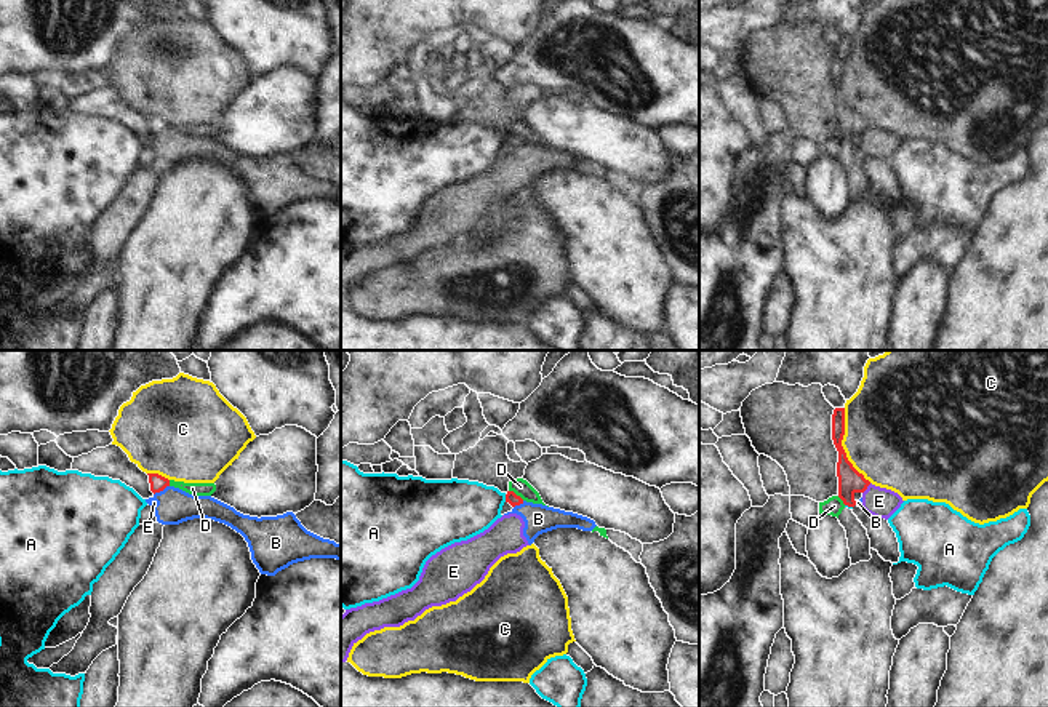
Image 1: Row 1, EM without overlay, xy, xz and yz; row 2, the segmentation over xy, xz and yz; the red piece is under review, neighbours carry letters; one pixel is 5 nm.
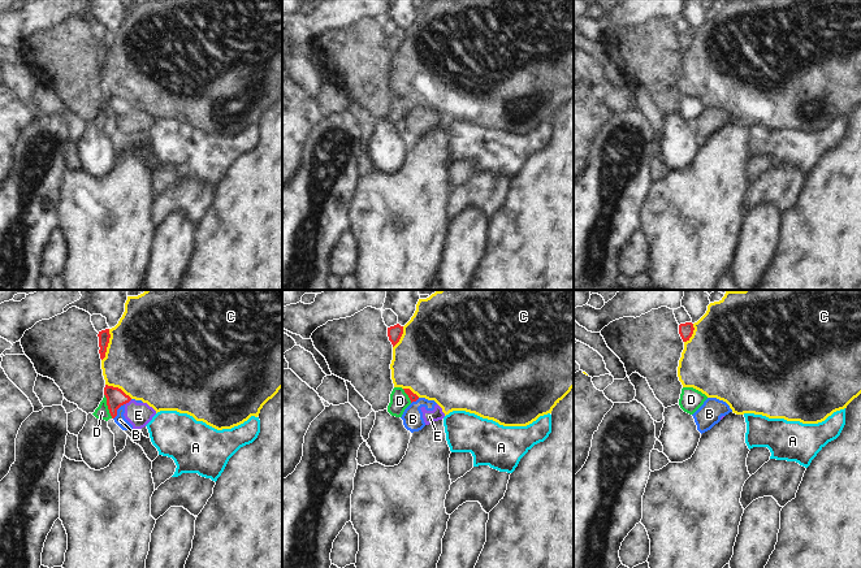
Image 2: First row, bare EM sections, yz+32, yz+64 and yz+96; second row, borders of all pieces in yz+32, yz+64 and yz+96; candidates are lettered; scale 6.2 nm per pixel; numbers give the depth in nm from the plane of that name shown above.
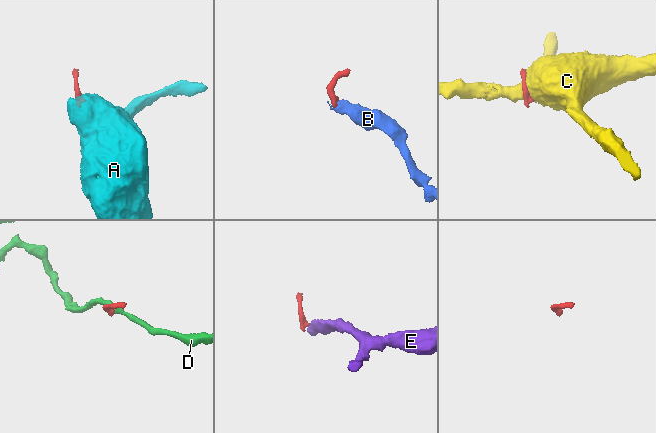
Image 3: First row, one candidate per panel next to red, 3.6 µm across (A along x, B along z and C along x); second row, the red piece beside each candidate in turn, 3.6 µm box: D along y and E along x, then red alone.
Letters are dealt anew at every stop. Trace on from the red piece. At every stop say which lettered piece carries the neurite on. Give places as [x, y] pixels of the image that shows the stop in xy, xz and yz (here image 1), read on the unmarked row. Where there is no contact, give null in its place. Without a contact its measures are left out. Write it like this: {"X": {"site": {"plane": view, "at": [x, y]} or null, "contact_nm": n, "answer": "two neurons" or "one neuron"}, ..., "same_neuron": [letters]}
{"A": {"site": {"plane": "xz", "at": [506, 139]}, "contact_nm": 40, "answer": "two neurons"}, "B": {"site": {"plane": "xy", "at": [160, 131]}, "contact_nm": 90, "answer": "two neurons"}, "C": {"site": {"plane": "yz", "at": [842, 88]}, "contact_nm": 400, "answer": "two neurons"}, "D": {"site": {"plane": "xz", "at": [516, 136]}, "contact_nm": 90, "answer": "two neurons"}, "E": {"site": {"plane": "yz", "at": [866, 130]}, "contact_nm": 70, "answer": "two neurons"}, "same_neuron": []}

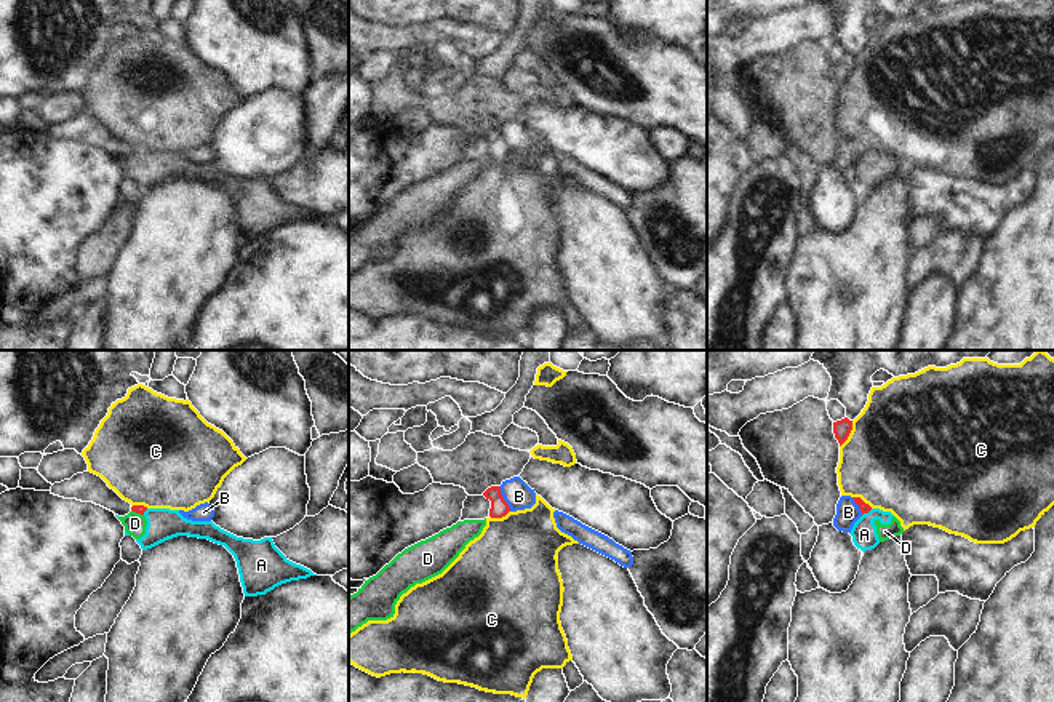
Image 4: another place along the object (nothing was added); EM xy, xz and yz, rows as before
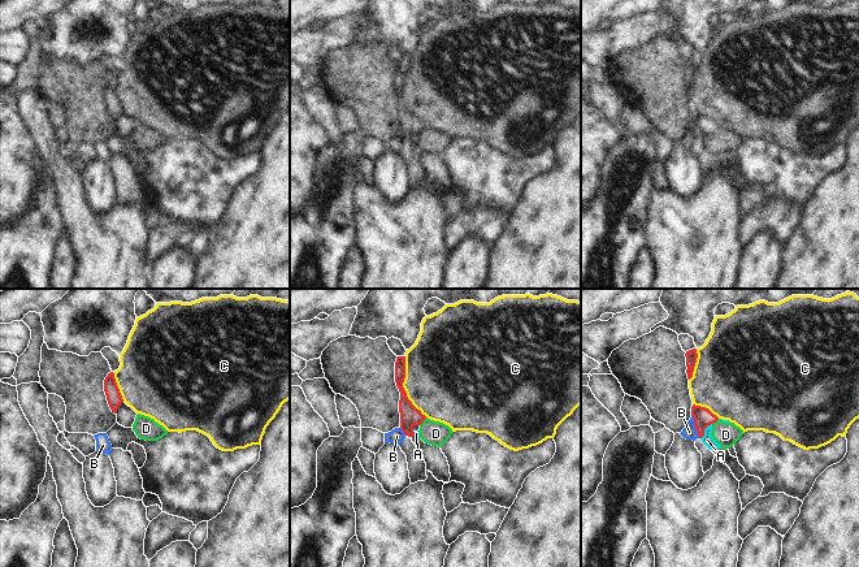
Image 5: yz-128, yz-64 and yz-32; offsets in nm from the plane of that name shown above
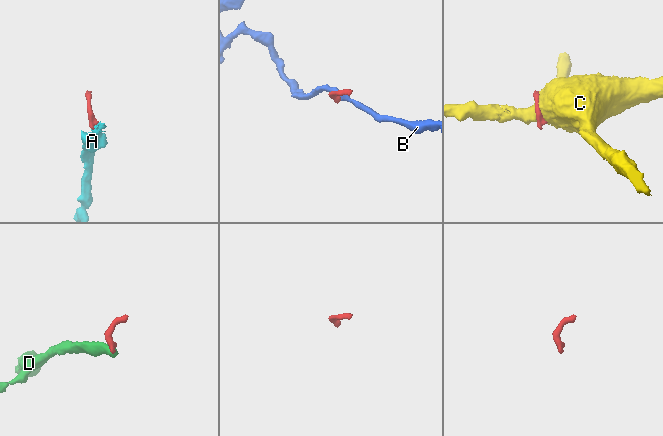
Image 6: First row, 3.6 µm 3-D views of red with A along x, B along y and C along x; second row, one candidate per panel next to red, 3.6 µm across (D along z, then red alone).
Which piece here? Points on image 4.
{"A": {"site": {"plane": "yz", "at": [867, 154]}, "contact_nm": 70, "answer": "two neurons"}, "B": {"site": {"plane": "xz", "at": [503, 141]}, "contact_nm": 140, "answer": "two neurons"}, "C": {"site": {"plane": "yz", "at": [850, 74]}, "contact_nm": 150, "answer": "two neurons"}, "D": {"site": {"plane": "xy", "at": [138, 154]}, "contact_nm": 70, "answer": "two neurons"}, "same_neuron": []}

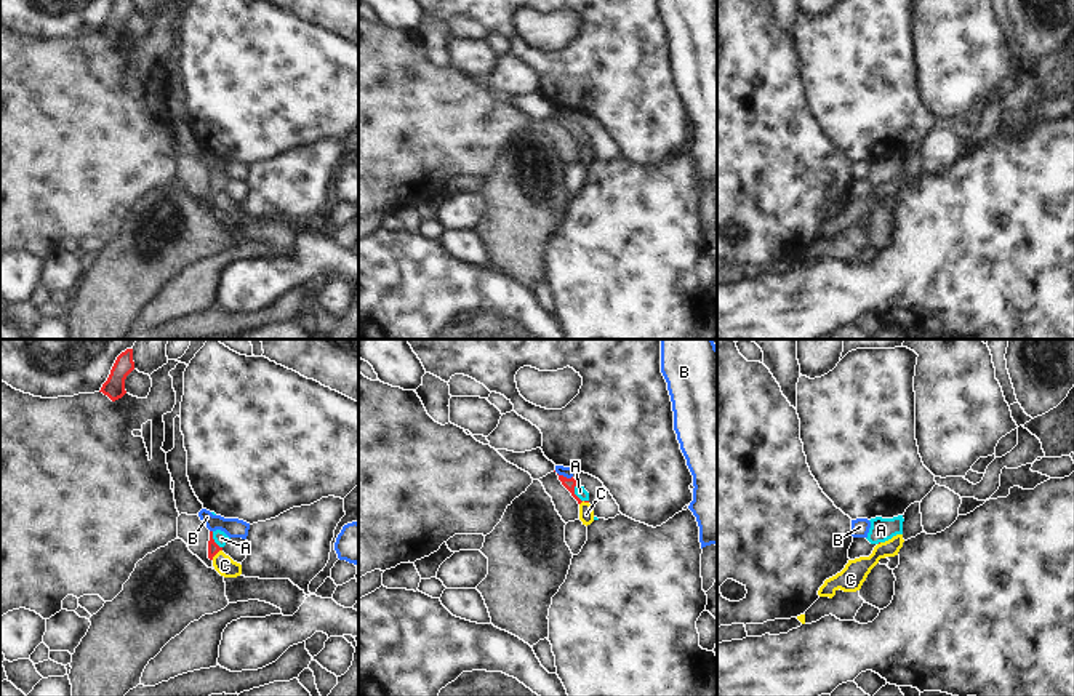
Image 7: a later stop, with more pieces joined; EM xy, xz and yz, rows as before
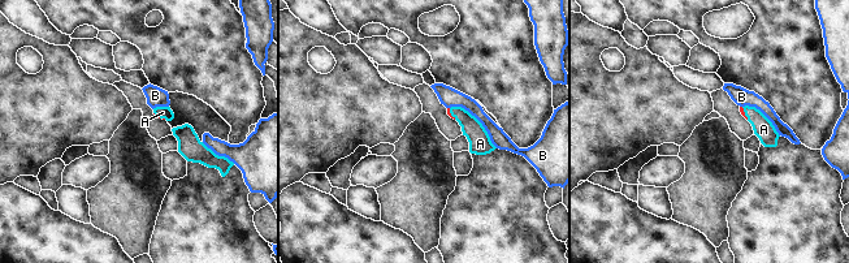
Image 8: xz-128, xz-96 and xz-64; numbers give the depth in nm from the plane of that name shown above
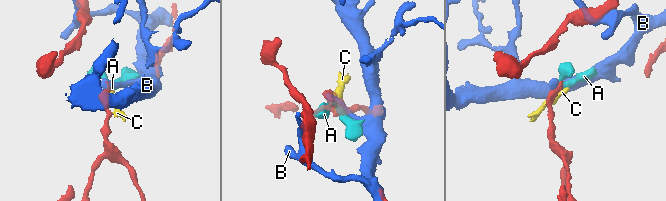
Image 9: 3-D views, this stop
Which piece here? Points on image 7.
{"A": {"site": {"plane": "xy", "at": [213, 181]}, "contact_nm": 100, "answer": "one neuron"}, "B": {"site": {"plane": "xz", "at": [562, 117]}, "contact_nm": 100, "answer": "two neurons"}, "C": {"site": {"plane": "xy", "at": [216, 194]}, "contact_nm": 80, "answer": "two neurons"}, "same_neuron": ["A"]}

